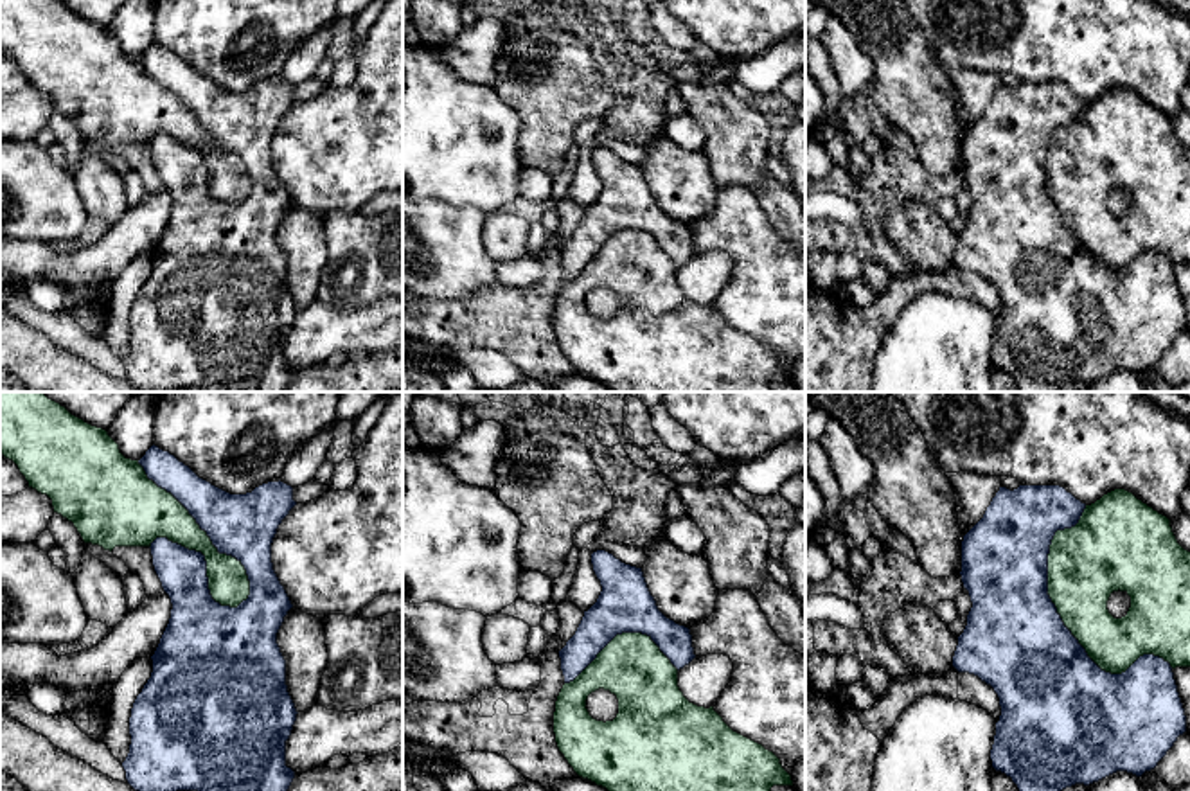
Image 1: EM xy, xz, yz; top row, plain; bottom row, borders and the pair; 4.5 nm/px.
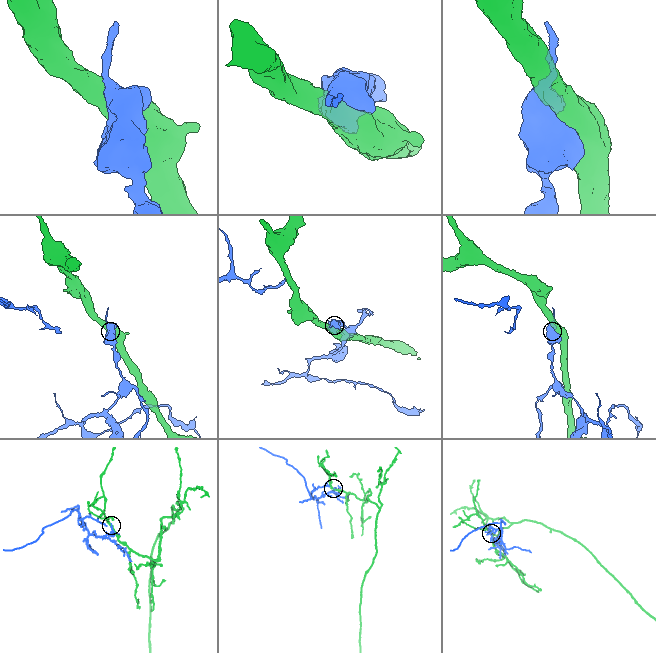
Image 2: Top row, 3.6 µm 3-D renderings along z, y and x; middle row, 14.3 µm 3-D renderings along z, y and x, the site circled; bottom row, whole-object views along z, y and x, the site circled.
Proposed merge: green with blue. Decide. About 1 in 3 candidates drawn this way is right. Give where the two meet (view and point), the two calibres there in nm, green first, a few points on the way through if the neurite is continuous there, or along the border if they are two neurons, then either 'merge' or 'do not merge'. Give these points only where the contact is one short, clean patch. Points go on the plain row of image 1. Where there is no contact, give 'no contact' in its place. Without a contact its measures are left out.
xy (207, 133) | 220/280 nm | do not merge

